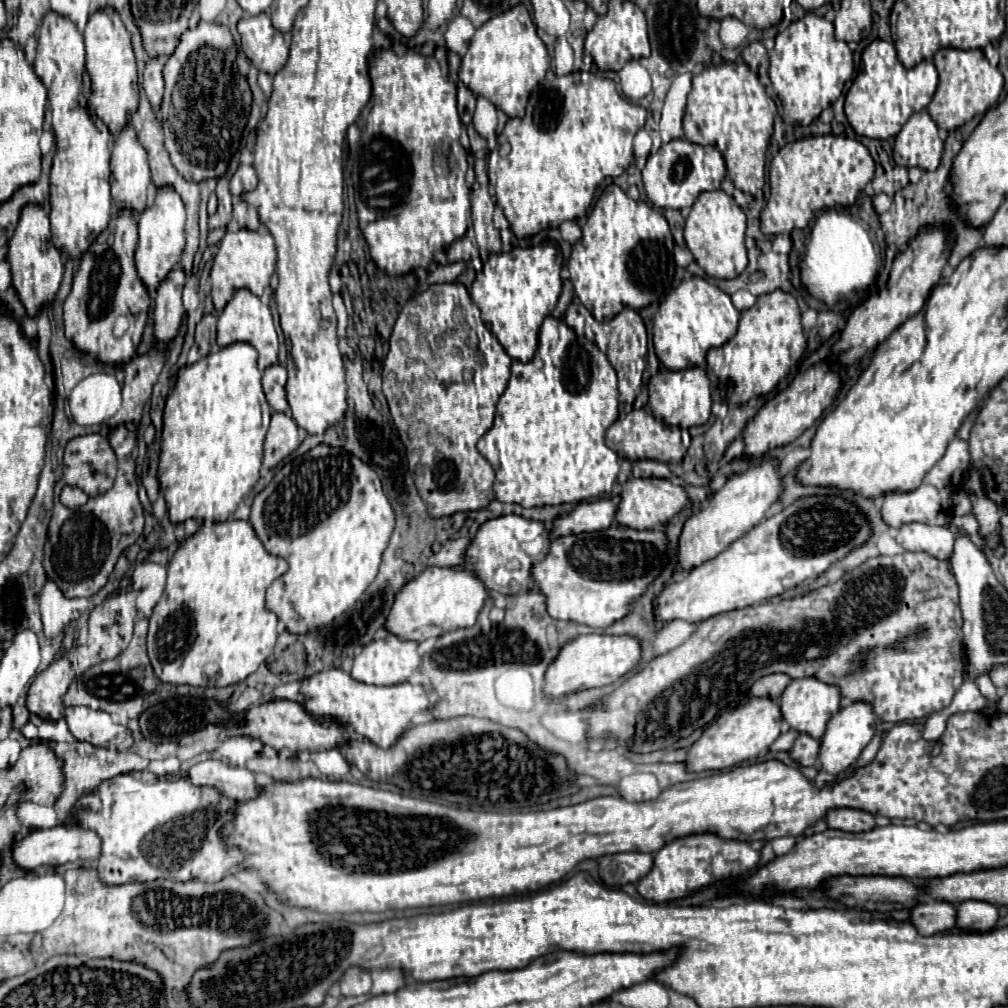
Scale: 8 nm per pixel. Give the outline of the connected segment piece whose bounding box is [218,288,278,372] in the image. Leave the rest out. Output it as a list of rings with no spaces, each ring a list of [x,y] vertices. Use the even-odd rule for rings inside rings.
[[[240,288],[218,316],[218,346],[222,348],[232,342],[248,342],[258,350],[260,372],[278,362],[278,334],[274,328],[272,312],[268,304],[264,304],[256,294],[246,288]]]

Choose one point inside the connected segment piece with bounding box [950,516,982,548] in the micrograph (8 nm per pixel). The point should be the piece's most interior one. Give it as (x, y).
(967, 523)

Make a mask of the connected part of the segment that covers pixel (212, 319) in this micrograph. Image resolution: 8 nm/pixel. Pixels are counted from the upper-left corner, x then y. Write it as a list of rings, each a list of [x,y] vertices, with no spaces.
[[[206,314],[196,326],[196,344],[200,346],[202,356],[206,356],[214,348],[212,340],[216,340],[216,316]]]

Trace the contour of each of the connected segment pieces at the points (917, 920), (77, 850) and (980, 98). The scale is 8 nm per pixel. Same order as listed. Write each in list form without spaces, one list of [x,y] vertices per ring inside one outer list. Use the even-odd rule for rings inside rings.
[[[944,900],[922,902],[922,904],[912,908],[908,920],[922,936],[946,932],[946,930],[954,928],[956,906],[952,906],[950,902],[944,902]]]
[[[54,826],[48,830],[32,830],[26,838],[12,844],[12,858],[14,864],[26,872],[34,872],[40,866],[62,866],[62,864],[78,864],[78,862],[96,862],[100,856],[100,838],[84,830],[80,826],[66,828]]]
[[[940,48],[934,54],[934,64],[940,74],[940,82],[932,102],[928,104],[928,112],[932,120],[936,120],[938,128],[956,130],[970,122],[976,114],[984,114],[992,104],[998,102],[1004,78],[996,66],[992,66],[982,50],[956,50],[956,48]]]

